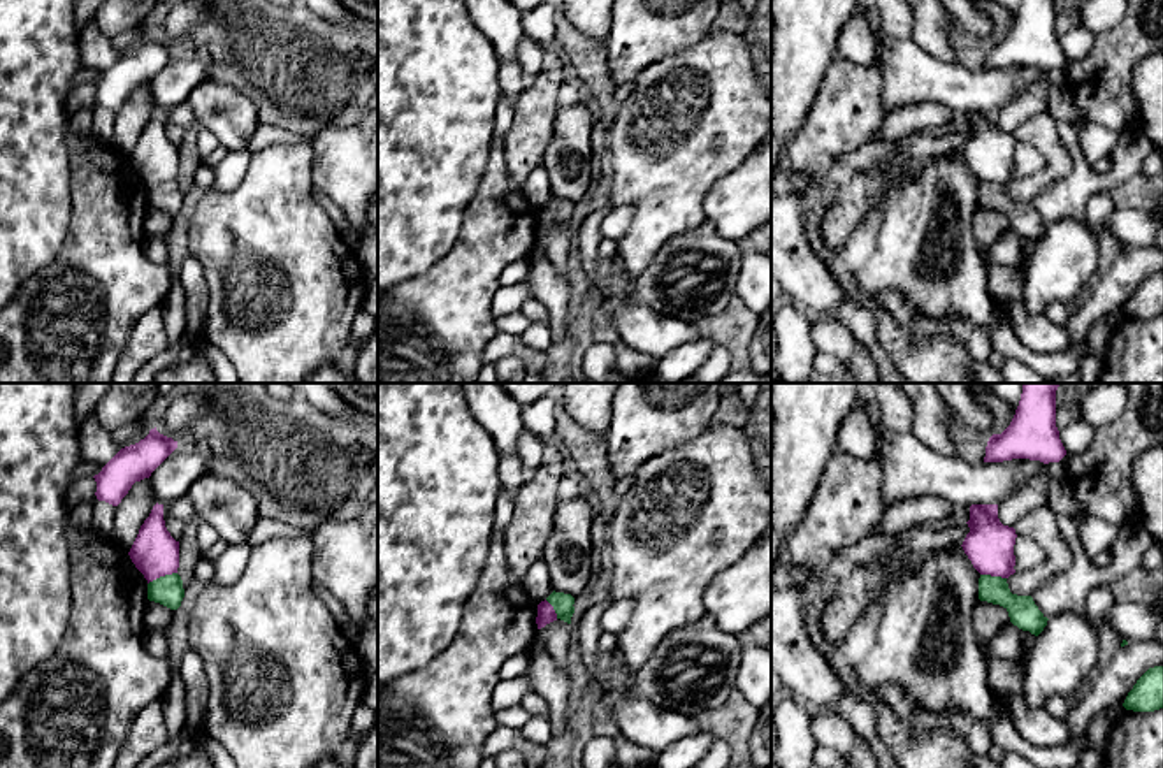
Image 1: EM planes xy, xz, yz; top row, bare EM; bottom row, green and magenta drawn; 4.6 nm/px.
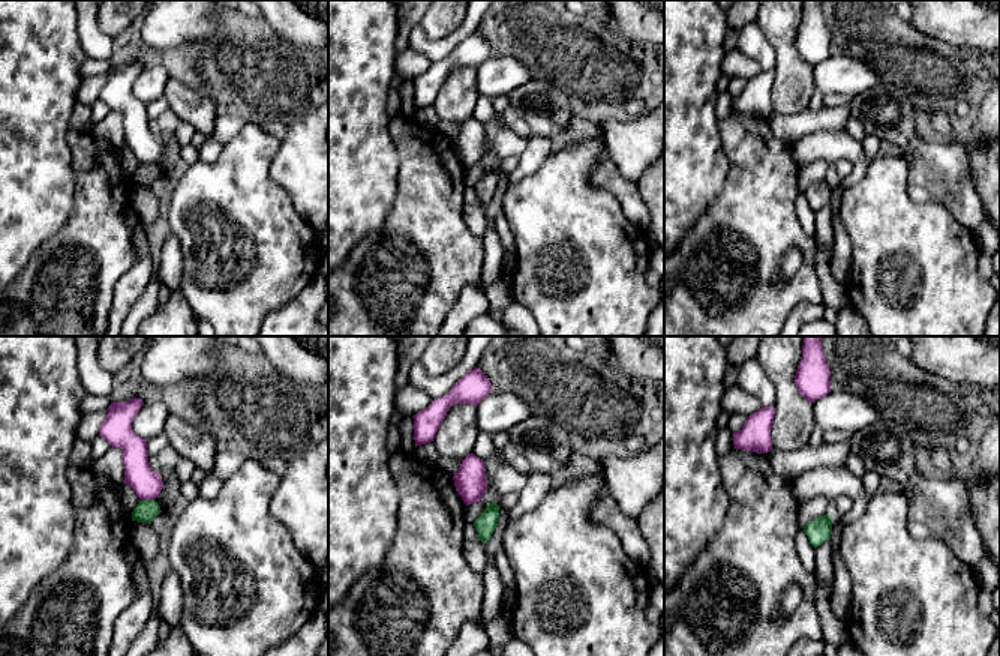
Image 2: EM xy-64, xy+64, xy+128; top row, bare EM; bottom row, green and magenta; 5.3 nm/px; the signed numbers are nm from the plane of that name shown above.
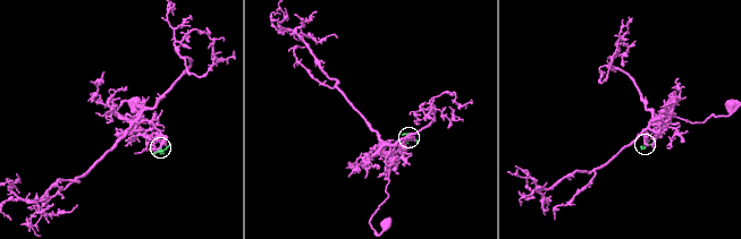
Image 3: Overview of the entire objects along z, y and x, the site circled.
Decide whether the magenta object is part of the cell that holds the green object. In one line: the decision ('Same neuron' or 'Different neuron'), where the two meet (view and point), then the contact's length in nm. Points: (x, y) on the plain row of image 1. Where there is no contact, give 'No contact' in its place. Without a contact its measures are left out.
Different neuron. Touches green at xy (162, 183). Shared border 150 nm

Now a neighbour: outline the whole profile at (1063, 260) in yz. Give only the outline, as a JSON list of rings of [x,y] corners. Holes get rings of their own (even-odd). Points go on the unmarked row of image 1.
[[[1065,218],[1047,227],[1024,269],[1022,304],[1040,315],[1052,302],[1073,304],[1098,271],[1098,235],[1086,220]]]

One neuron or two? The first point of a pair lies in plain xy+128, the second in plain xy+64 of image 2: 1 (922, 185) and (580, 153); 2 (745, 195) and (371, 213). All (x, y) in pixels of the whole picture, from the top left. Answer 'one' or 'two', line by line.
1: two
2: two

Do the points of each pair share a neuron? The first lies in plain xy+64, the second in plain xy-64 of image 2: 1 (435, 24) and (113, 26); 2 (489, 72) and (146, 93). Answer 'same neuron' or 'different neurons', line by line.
1: same neuron
2: same neuron

